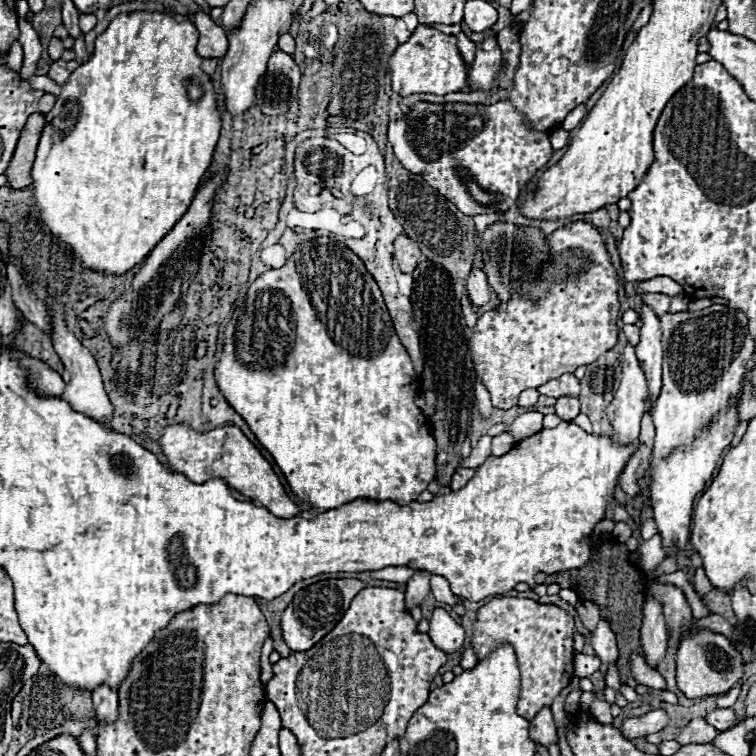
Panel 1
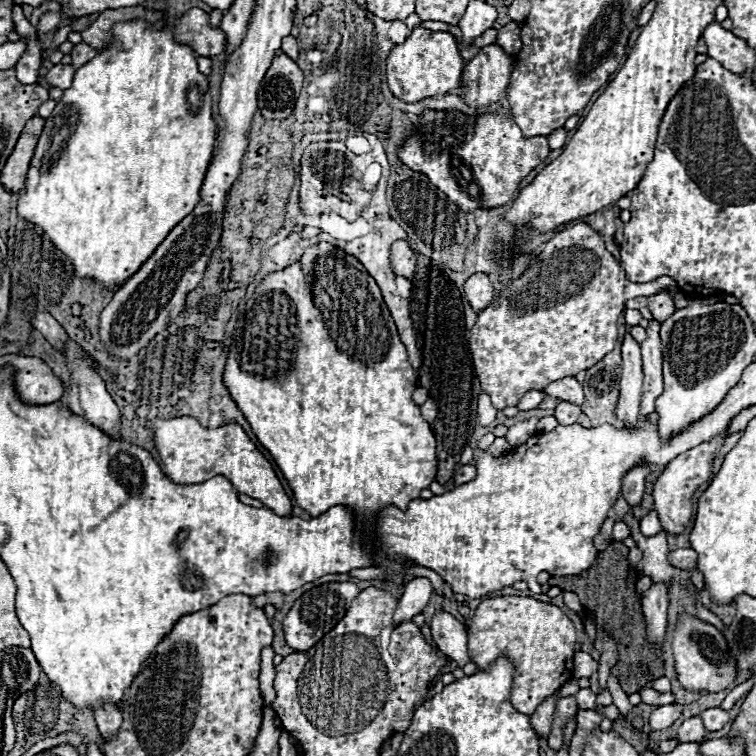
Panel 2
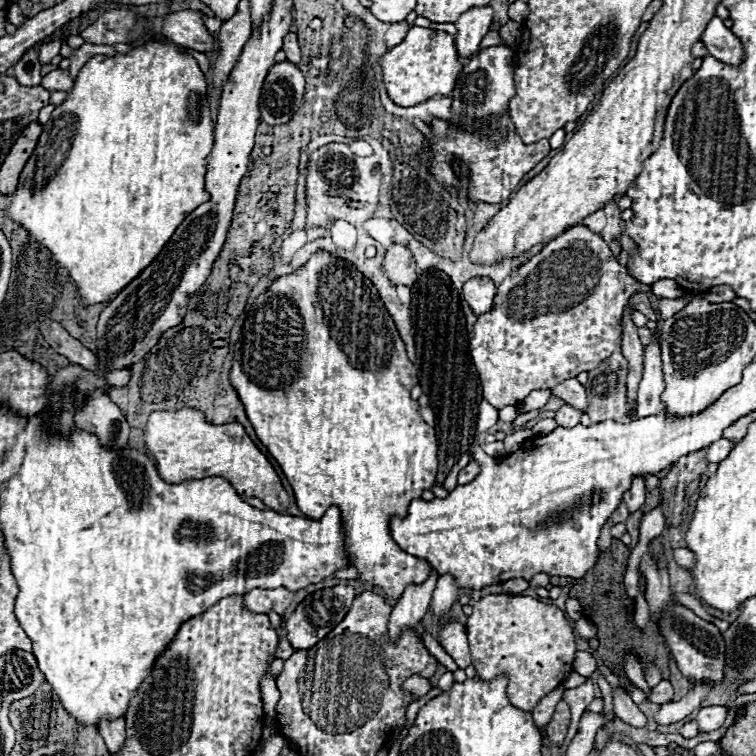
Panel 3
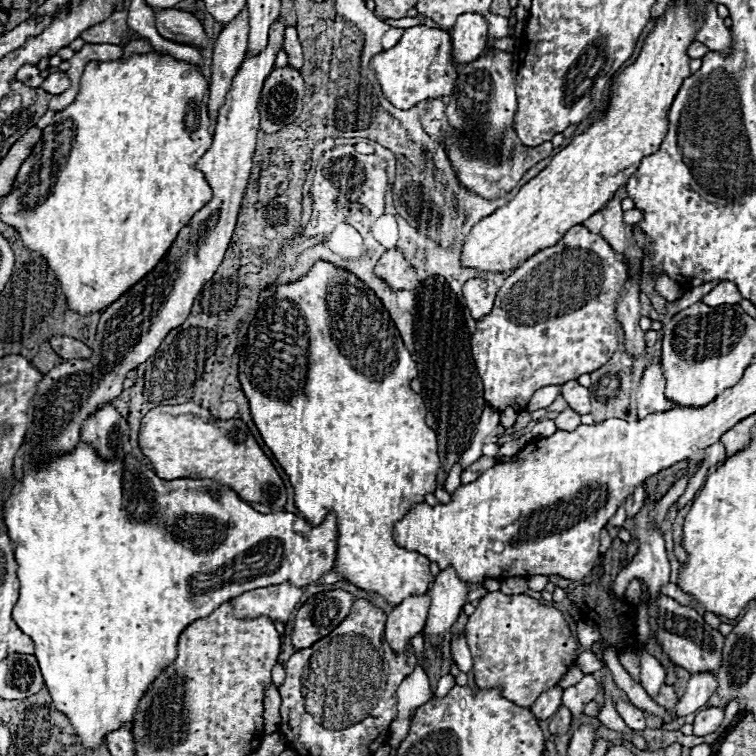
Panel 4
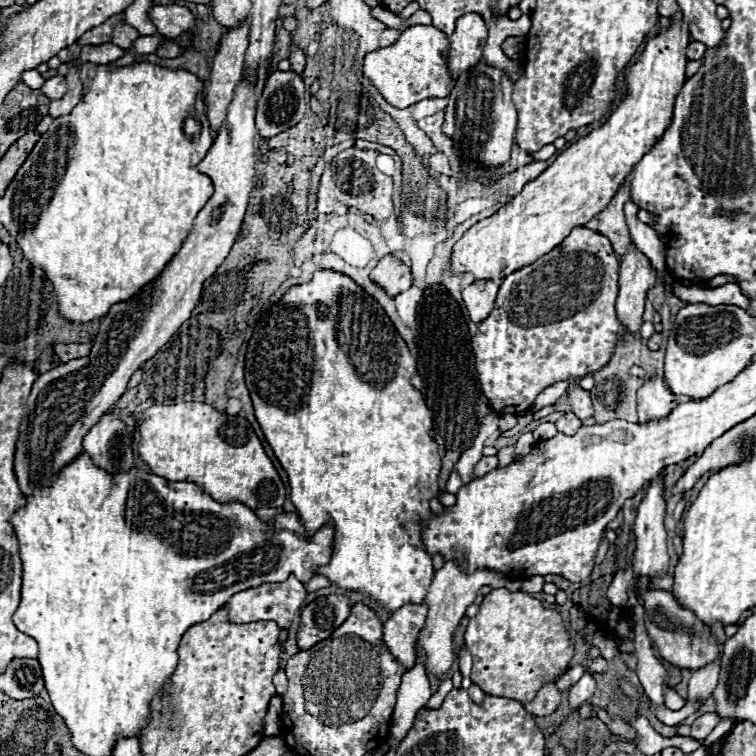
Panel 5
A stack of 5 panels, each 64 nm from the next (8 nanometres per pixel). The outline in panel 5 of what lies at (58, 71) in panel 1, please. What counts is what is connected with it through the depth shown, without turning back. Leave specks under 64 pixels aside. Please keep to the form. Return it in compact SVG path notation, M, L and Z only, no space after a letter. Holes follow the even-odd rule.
M54 76L48 78L42 86L42 94L50 100L60 100L66 94L66 80L62 76Z

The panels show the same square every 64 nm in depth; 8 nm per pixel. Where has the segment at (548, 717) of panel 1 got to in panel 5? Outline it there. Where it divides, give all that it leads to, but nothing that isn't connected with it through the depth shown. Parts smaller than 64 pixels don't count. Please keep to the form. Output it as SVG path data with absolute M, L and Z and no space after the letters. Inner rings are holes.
M546 682L538 690L536 698L524 704L524 708L534 716L548 716L558 708L558 704L560 704L560 690L554 686L554 682Z

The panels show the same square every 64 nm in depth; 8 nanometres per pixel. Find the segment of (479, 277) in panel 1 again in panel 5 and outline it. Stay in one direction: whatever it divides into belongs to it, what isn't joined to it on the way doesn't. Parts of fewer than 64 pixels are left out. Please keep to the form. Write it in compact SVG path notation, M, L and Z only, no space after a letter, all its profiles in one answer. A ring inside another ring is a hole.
M490 280L474 282L462 290L464 304L466 304L470 320L474 324L480 324L482 320L486 320L490 316L490 312L494 308L496 294L498 294L498 284L494 284Z

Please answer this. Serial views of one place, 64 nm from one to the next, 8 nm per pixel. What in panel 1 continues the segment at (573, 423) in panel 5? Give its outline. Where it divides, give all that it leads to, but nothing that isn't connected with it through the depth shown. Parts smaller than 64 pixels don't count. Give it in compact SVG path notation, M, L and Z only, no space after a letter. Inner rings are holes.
M570 396L558 398L558 402L556 402L556 414L564 422L572 422L580 414L580 400L578 398L570 398Z

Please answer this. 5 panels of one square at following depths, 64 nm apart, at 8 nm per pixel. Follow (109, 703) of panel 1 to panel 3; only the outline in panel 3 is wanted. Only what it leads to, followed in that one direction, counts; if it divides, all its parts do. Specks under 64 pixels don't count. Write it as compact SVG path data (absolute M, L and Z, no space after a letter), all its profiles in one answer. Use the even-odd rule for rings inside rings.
M124 718L112 720L112 722L102 722L100 724L100 734L102 734L108 750L112 754L116 754L126 744L126 724L124 724Z

